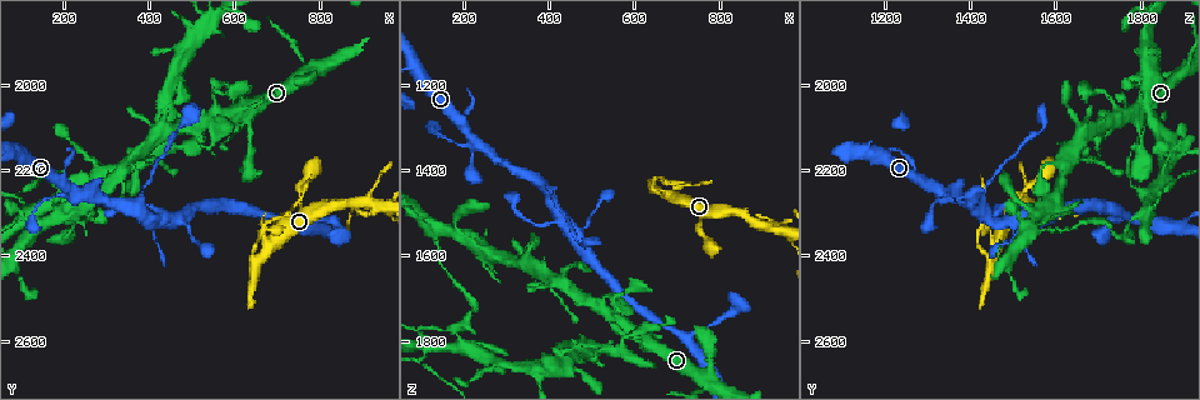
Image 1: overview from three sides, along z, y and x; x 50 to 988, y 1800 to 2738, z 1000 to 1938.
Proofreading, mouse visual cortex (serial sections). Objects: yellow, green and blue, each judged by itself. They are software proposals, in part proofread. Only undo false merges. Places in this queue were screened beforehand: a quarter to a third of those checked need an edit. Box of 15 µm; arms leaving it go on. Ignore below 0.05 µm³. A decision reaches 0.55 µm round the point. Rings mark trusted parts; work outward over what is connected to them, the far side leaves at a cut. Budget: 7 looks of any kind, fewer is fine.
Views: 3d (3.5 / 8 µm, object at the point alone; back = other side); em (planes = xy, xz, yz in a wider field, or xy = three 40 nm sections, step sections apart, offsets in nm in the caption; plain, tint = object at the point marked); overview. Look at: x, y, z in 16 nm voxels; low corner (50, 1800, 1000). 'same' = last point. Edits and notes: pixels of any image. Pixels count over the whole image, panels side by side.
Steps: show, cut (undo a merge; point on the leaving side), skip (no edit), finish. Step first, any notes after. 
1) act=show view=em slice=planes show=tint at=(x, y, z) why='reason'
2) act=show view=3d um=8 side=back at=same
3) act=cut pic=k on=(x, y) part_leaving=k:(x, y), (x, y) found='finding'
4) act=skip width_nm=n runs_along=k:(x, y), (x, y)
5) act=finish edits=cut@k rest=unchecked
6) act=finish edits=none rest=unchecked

act=show view=3d um=3.5 at=(390, 2245, 1440) why='thick turns thin'

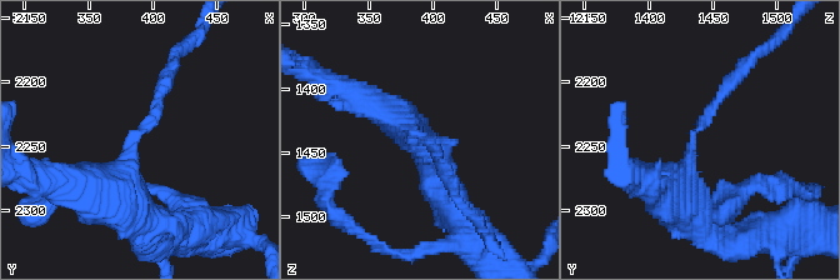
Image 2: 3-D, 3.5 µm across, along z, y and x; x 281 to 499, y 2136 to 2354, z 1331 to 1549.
act=cut pic=2 on=(721, 95) part_leaving=2:(698, 129), (733, 79), (775, 40) found='two cells meet here'

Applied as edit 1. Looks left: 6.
act=show view=3d um=3.5 at=(665, 2400, 1455)

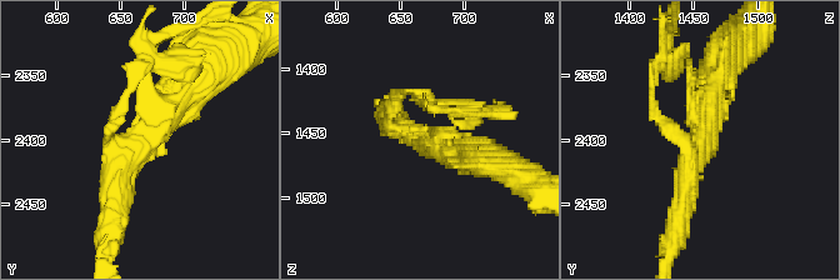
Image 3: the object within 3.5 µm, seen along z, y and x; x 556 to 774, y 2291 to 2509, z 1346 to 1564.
act=show view=em slice=xy step=5 show=tint at=(660, 2404, 1452) arms=3 arm_widths_nm=150,300,400

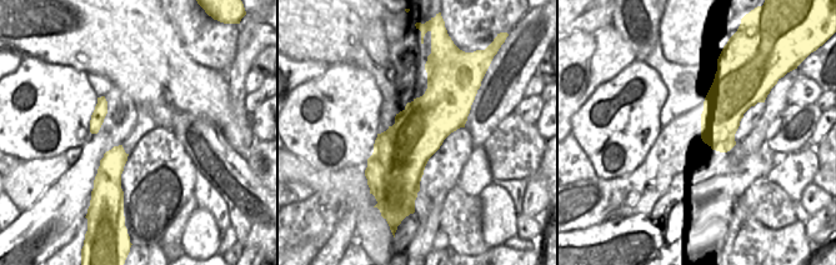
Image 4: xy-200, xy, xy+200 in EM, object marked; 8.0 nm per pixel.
act=cut pic=3 on=(130, 88) part_leaving=3:(115, 123), (149, 45), (173, 34) found='a second cell is stuck on'

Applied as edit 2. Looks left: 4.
act=show view=overview why='redraw'

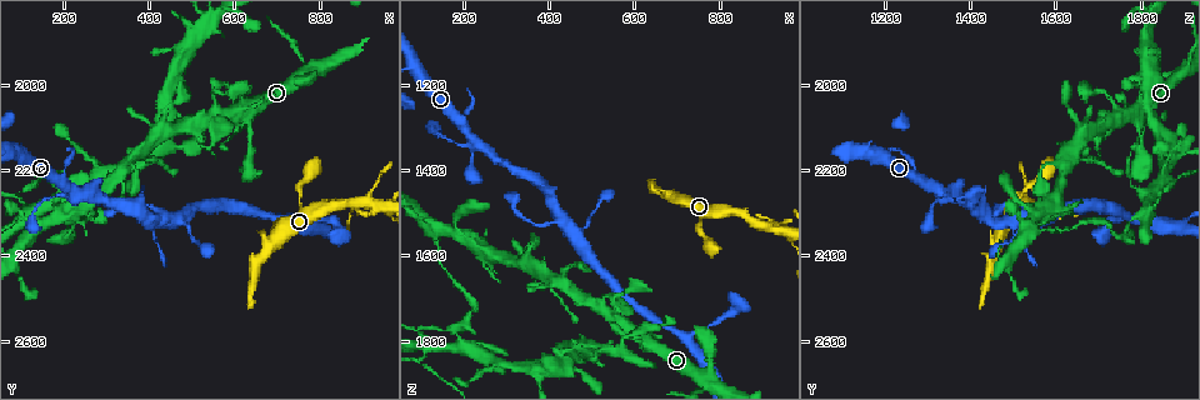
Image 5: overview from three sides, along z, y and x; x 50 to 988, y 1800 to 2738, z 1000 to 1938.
act=show view=3d um=8 at=(615, 2055, 1790) why='sudden change in width'

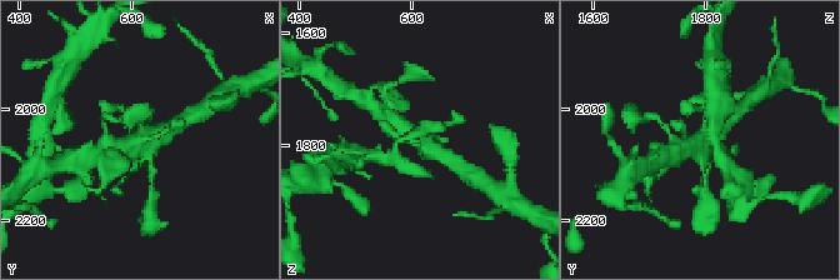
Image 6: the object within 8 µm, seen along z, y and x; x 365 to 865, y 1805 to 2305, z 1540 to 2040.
act=show view=em slice=xy step=5 show=tint at=(615, 2055, 1790)

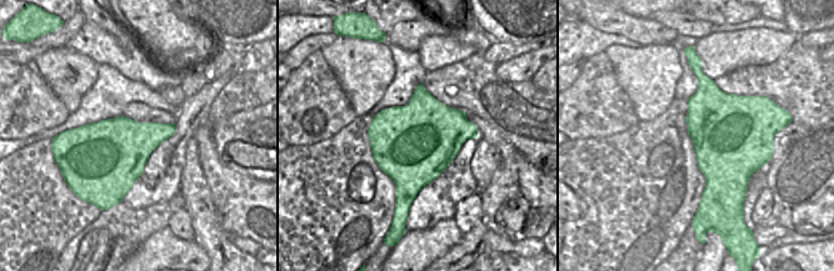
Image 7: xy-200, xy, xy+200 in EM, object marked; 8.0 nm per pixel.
act=skip runs_along=6:(449, 159), (418, 139), (391, 118) found='all the same cell'

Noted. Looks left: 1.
act=finish edits=cut@2,cut@3 rest=unchecked

